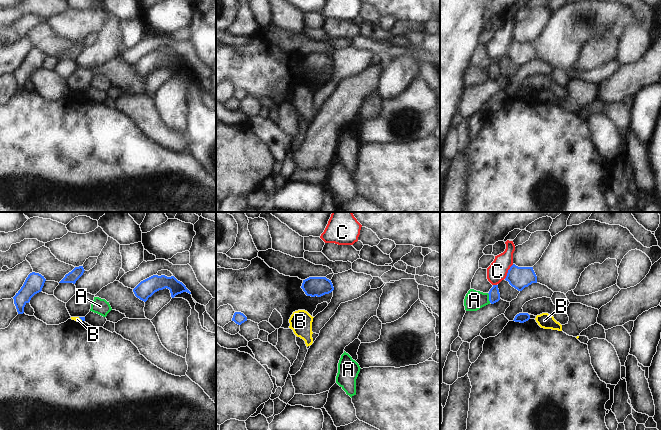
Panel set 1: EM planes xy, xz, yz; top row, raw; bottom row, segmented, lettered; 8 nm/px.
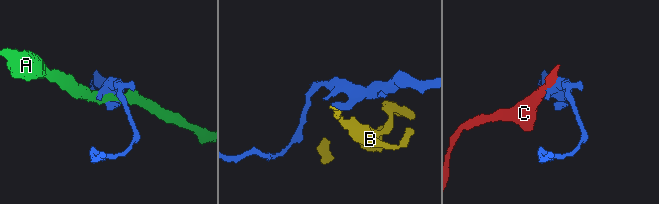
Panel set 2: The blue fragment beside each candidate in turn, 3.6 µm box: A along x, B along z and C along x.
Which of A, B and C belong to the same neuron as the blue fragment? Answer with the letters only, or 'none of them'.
none of them

